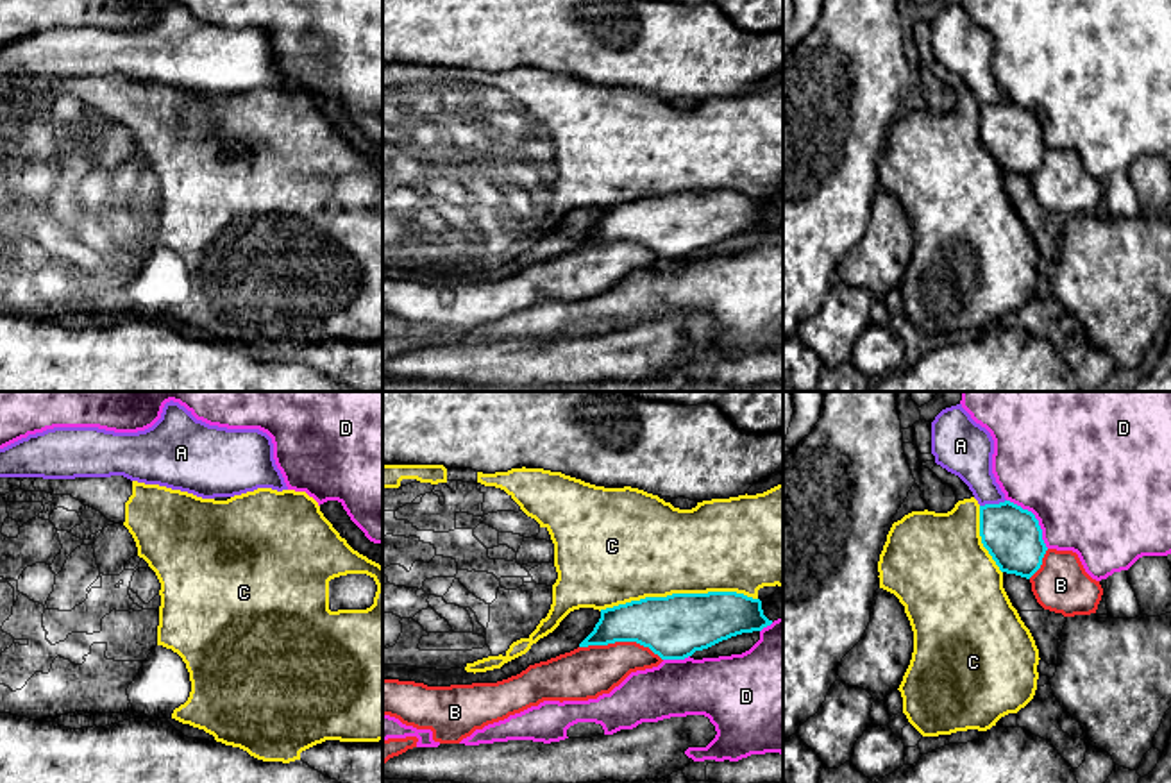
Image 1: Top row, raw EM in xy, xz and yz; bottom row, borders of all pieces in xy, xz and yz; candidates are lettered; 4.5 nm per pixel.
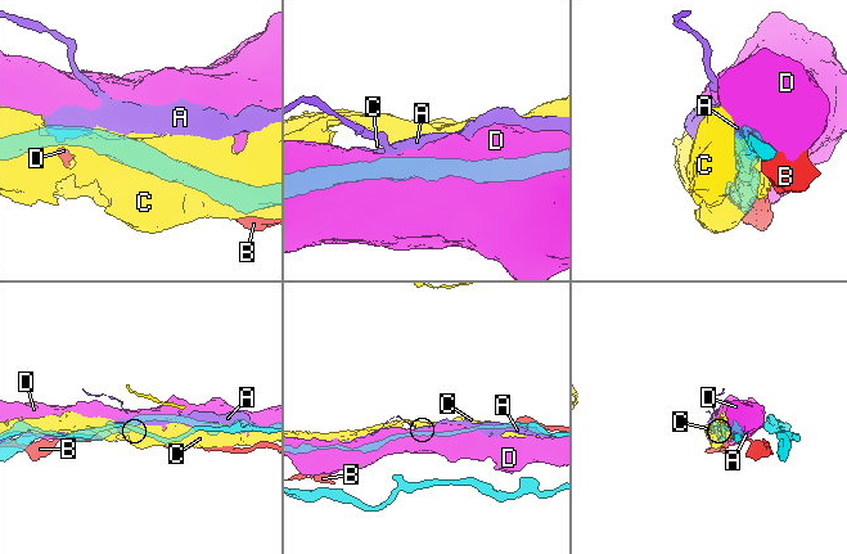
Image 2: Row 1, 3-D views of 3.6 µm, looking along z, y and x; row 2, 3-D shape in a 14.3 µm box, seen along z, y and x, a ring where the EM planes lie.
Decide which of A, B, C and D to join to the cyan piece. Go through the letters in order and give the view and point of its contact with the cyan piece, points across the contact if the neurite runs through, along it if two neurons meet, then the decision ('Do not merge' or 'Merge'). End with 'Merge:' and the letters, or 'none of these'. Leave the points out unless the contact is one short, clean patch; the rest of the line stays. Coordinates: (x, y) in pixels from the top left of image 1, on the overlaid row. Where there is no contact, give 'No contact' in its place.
A: Touches cyan at yz (993, 505). Do not merge
B: Touches cyan at xz (621, 640). Do not merge
C: Touches cyan at xz (678, 594). Do not merge
D: Touches cyan at yz (1036, 519). Do not merge
Merge: none of these

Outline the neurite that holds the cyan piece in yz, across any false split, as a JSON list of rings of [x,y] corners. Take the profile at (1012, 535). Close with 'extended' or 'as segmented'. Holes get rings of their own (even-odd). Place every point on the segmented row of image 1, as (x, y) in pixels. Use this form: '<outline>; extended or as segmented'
[[[1010,501],[980,506],[980,536],[1001,572],[1026,579],[1048,551],[1035,515]]]; as segmented

